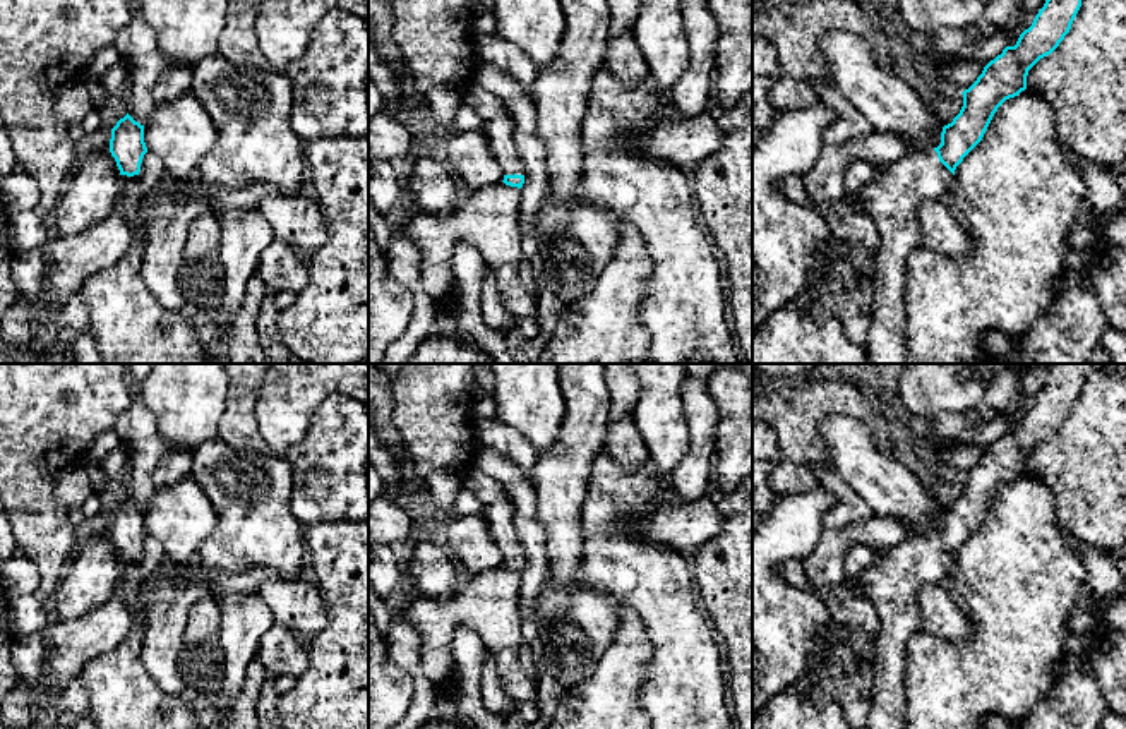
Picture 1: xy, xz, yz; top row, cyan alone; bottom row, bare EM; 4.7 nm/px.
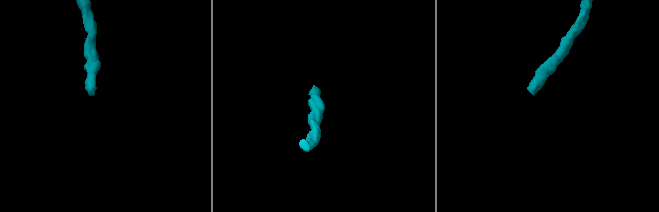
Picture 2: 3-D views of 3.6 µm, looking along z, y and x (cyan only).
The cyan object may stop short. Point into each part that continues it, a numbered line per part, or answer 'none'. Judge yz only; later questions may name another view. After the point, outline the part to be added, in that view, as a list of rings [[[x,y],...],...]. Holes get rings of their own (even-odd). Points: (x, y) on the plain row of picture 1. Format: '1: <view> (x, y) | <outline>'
1: yz (893, 582) | [[[934,533],[910,535],[903,544],[881,551],[862,575],[859,583],[881,624],[865,729],[905,729],[907,647],[922,623],[919,593],[925,585],[948,581],[953,561]]]

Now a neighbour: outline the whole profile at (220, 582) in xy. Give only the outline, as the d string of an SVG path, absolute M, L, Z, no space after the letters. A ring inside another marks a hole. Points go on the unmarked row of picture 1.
M197 559L189 566L178 566L171 563L163 563L163 566L175 576L201 576L207 580L207 597L219 600L225 595L249 595L257 593L259 587L267 580L283 580L281 575L266 566L250 568L247 571L223 571L216 568L207 568Z

